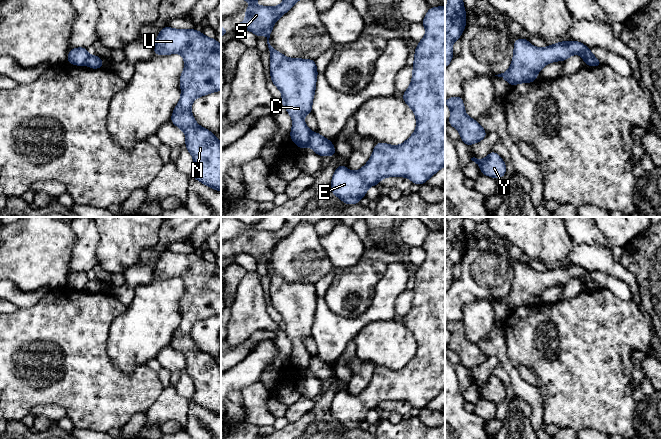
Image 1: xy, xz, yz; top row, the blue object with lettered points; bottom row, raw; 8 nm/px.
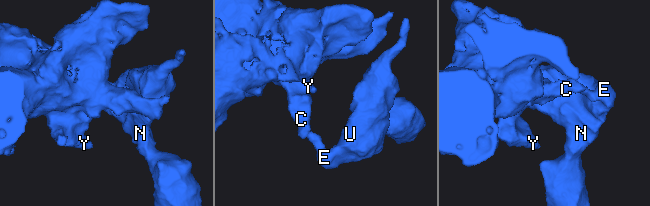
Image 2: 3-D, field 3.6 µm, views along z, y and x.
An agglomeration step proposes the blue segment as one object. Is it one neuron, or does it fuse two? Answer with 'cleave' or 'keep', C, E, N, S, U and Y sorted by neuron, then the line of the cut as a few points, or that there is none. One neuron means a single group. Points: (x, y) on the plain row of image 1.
cleave | C S Y / E N U | xz (312, 357), (308, 368)

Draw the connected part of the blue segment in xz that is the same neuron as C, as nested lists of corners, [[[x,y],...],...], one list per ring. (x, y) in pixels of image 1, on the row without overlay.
[[[286,217],[283,226],[275,231],[249,229],[245,233],[245,246],[233,248],[234,256],[244,253],[257,261],[267,260],[271,306],[281,315],[281,327],[293,344],[290,362],[300,374],[309,369],[312,359],[304,346],[304,340],[313,337],[312,325],[318,299],[316,285],[288,282],[270,269],[269,262],[275,246],[298,224],[315,224],[325,218],[327,217]]]

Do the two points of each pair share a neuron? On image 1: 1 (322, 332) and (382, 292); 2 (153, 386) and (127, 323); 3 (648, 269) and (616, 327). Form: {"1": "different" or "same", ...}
{"1": "same", "2": "different", "3": "different"}

